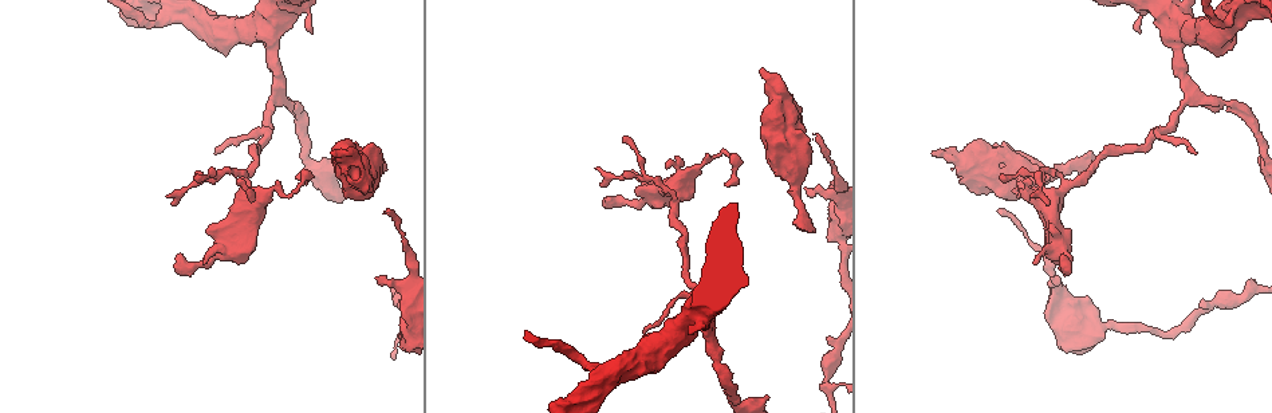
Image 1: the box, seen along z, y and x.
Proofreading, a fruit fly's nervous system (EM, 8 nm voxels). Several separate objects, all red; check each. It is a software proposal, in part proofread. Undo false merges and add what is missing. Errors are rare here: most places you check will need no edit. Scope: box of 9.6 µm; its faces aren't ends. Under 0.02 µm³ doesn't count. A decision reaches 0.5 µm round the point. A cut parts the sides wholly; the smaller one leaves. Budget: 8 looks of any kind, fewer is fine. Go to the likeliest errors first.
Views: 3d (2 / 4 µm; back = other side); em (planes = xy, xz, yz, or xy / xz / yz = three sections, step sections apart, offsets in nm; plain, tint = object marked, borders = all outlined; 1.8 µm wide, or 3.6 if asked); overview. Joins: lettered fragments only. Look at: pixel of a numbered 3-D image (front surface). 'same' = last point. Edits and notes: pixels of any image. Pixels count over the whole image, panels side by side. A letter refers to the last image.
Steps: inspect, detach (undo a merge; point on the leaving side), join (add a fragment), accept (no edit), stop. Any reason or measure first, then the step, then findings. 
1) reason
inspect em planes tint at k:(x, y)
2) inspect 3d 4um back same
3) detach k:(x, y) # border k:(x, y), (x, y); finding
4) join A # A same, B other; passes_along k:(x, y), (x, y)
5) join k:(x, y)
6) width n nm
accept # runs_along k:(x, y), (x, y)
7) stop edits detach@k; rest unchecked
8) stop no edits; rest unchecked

free end
inspect em planes plain at 1:(811, 231)

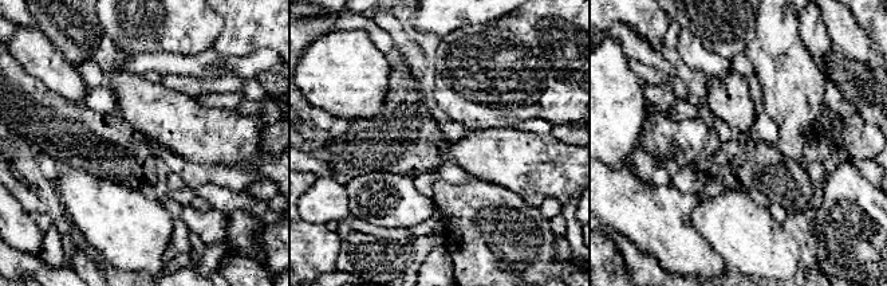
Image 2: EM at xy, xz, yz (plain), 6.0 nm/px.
inspect em planes borders same

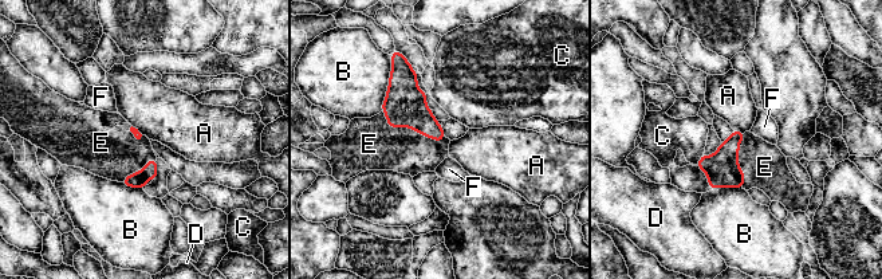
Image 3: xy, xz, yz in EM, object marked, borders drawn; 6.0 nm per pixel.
join E # A other, B other, C other, D other, E same, F other; passes_along 3:(405, 106), (409, 126), (371, 144); it goes on there

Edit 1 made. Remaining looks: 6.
three-way junction
inspect em xz step 16 tint at 1:(711, 330)

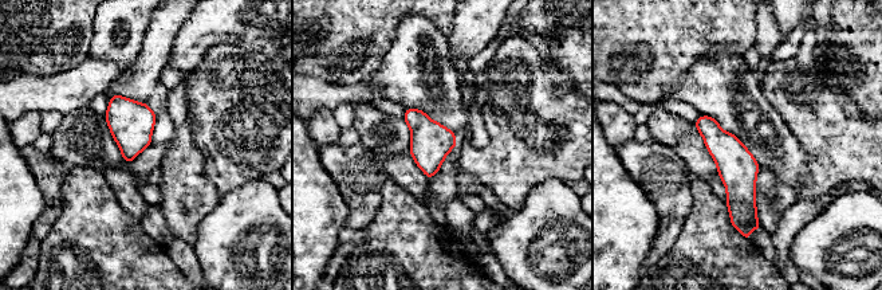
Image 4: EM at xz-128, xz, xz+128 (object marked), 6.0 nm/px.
inspect em yz step 8 borders same

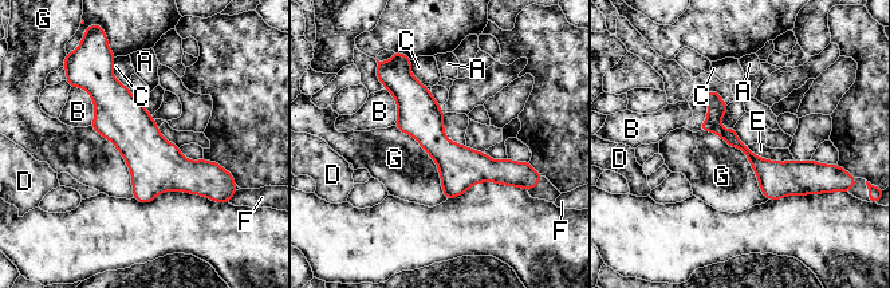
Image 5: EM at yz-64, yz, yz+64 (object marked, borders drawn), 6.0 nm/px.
longest_contact G 600 nm
accept # A other, B other, C other, D other, E other, F other, G other; runs_along 5:(388, 82), (463, 166), (515, 170); all the same neuron

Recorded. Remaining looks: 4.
small branch off a trunk
inspect 3d 2um back at 1:(675, 185)

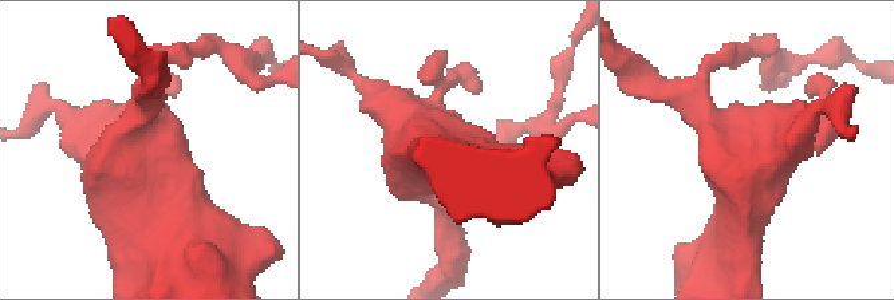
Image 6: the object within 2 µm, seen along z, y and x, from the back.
inspect em 3.6um xy step 16 tint at 6:(142, 150)

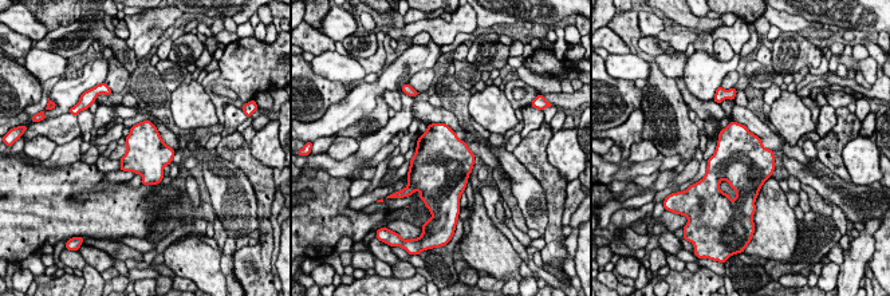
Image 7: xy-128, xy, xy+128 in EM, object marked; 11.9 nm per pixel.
inspect em 3.6um planes borders same

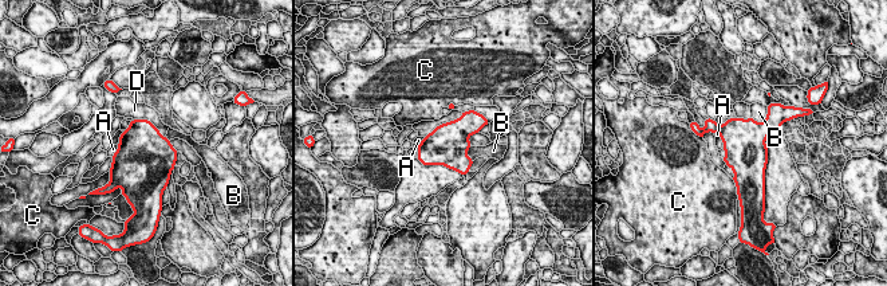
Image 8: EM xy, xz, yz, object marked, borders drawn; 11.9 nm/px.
width 500 nm
accept # A other, B other, C other, D other; border 8:(118, 142), (118, 148), (111, 156); all the same neuron

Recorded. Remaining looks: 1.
stop edits join@3; rest unchecked

